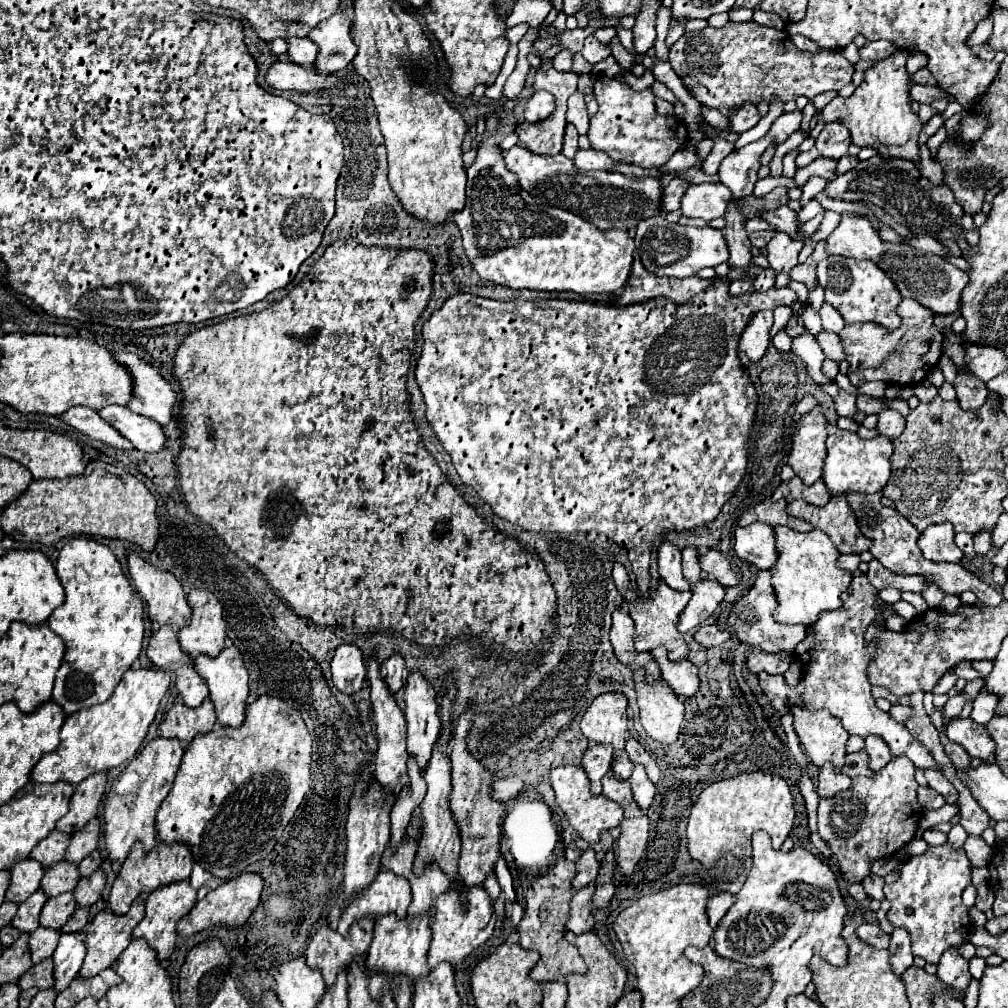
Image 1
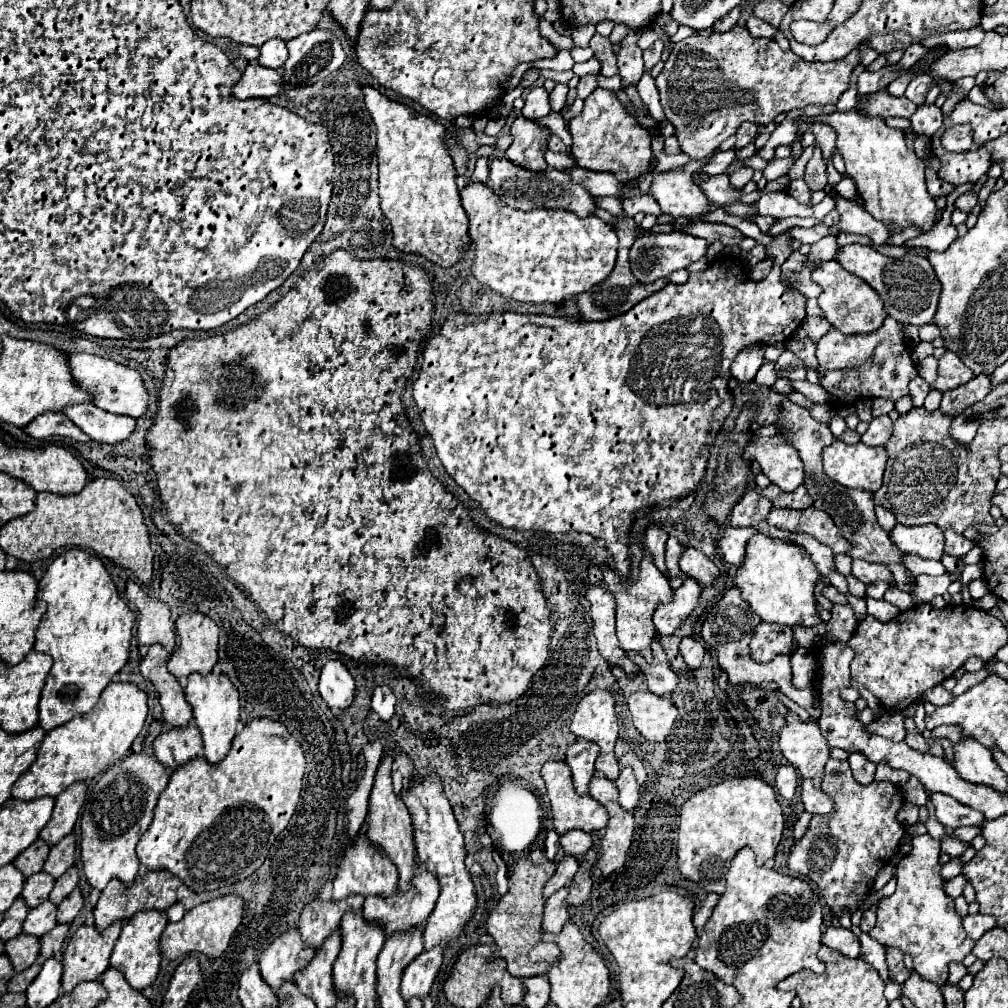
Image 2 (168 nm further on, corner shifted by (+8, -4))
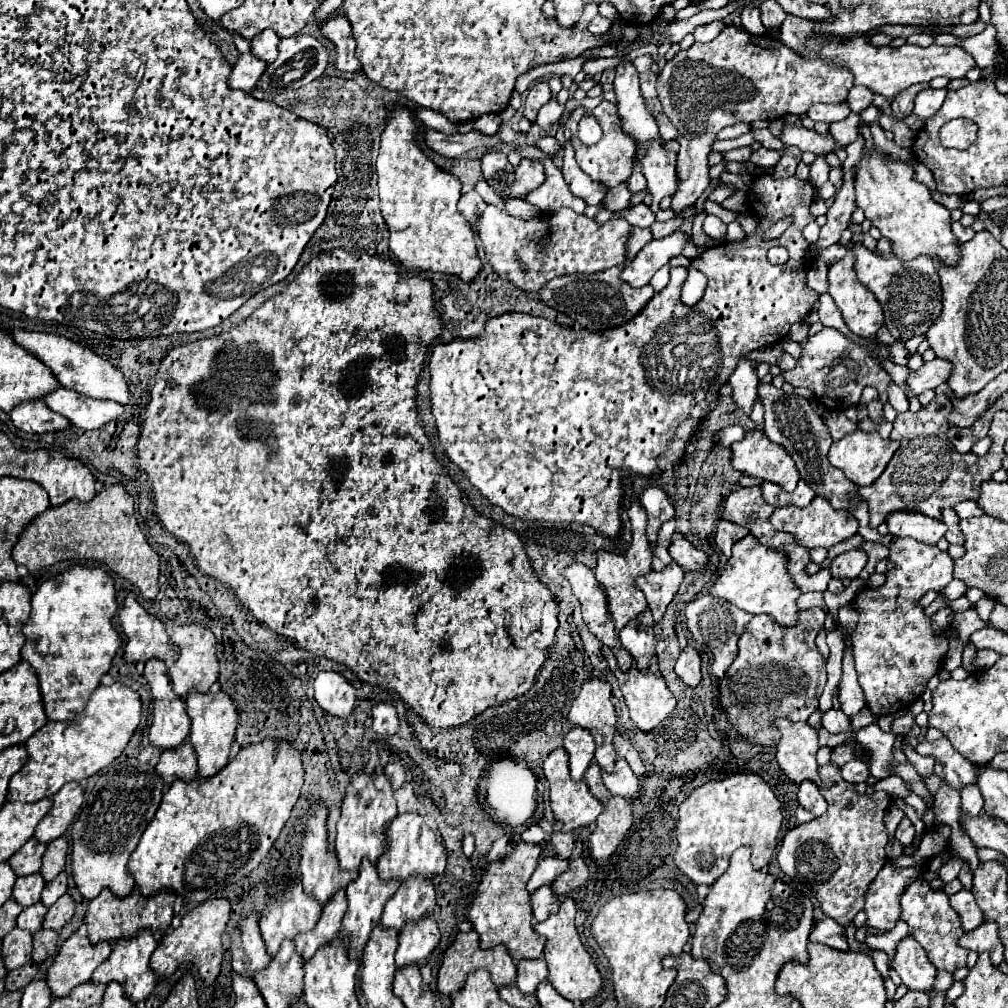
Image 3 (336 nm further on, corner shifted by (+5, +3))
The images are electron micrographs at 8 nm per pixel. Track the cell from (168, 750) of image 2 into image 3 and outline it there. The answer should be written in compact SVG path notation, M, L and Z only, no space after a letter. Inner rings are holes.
M189 743L179 745L173 751L163 751L161 759L155 767L159 777L163 779L163 785L169 787L173 781L193 781L197 777L197 765L195 765L195 751Z

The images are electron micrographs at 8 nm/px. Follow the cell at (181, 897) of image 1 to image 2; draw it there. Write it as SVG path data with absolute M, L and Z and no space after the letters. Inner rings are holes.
M136 912L136 916L132 916L132 920L128 920L122 928L122 934L114 946L114 952L110 956L110 966L118 968L120 972L124 972L126 980L132 984L132 988L136 990L144 990L146 986L150 986L160 970L160 962L162 962L162 954L160 954L160 934L164 932L164 928L168 926L168 916L166 912Z

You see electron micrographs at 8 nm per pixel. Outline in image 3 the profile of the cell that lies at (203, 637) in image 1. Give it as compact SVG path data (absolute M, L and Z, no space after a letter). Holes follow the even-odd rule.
M179 625L171 629L169 641L179 647L179 659L169 667L169 679L173 683L173 691L179 697L185 697L193 689L199 693L207 693L219 677L219 663L215 657L213 633L201 625Z

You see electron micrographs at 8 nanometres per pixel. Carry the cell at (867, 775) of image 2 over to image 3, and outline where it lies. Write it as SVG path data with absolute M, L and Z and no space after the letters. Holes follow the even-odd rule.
M853 759L853 761L849 761L847 765L841 767L841 777L845 781L851 781L851 783L863 783L869 777L869 765Z

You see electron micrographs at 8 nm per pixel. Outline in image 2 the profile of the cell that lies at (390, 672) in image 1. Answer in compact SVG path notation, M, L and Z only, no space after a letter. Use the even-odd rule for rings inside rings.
M386 684L376 686L374 694L372 694L372 710L380 716L380 720L390 720L394 714L394 704L396 698L392 694L392 688L386 688Z

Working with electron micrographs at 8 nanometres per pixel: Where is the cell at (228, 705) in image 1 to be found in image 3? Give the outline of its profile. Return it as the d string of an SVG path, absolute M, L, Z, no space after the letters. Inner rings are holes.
M189 693L187 695L187 715L191 719L191 733L189 743L197 755L197 777L209 779L219 773L227 765L227 757L231 751L235 727L237 727L237 711L233 701L223 693Z

